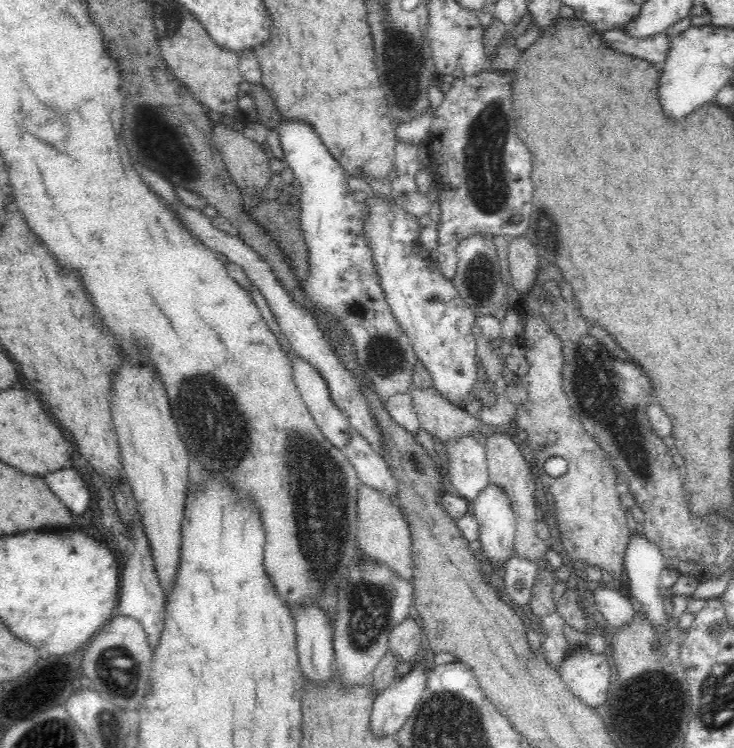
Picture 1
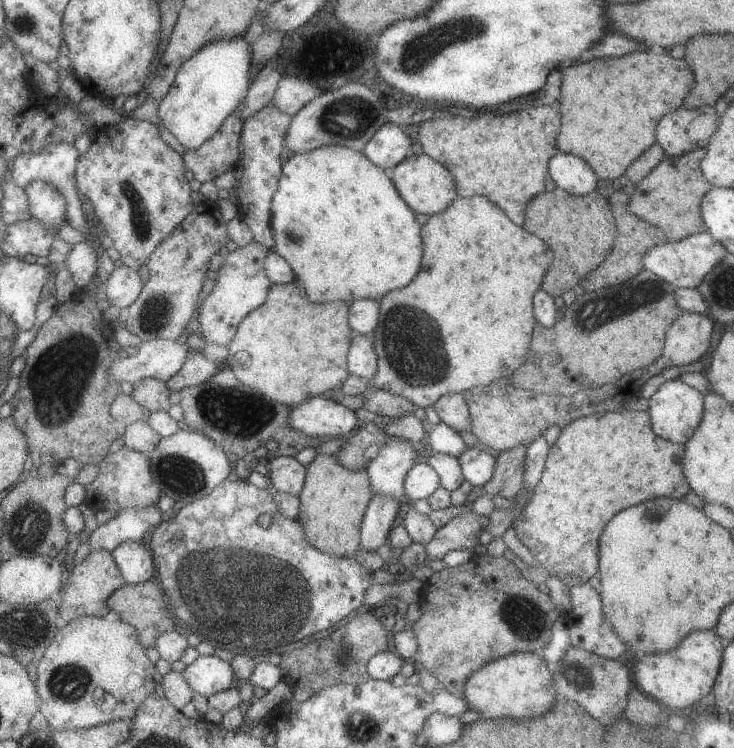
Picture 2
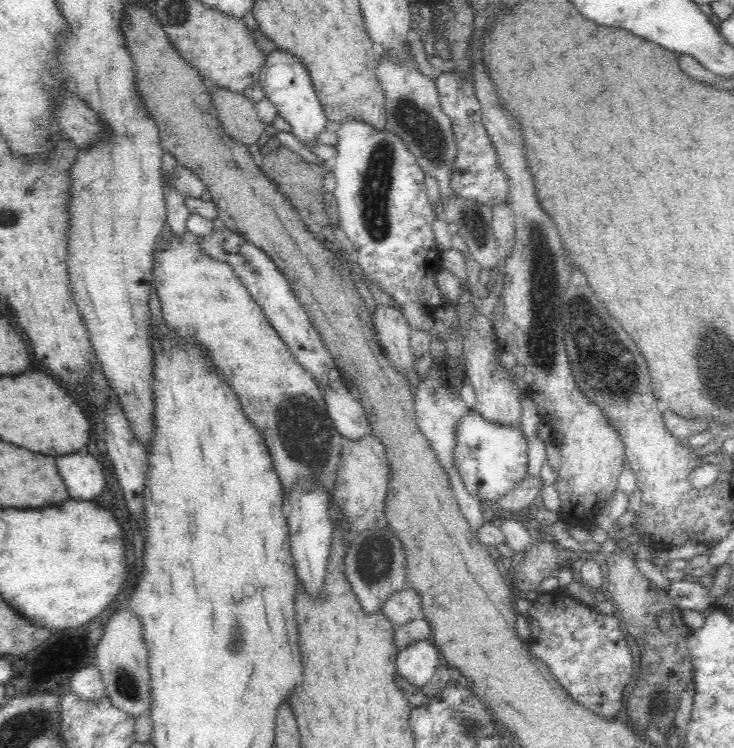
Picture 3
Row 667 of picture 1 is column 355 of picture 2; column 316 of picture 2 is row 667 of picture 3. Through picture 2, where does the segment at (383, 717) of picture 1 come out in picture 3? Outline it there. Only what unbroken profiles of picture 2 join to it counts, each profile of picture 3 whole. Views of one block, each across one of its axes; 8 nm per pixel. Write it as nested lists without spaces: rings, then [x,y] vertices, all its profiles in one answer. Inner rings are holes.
[[[432,640],[414,641],[397,652],[397,673],[420,689],[430,682],[439,667],[438,653]]]

